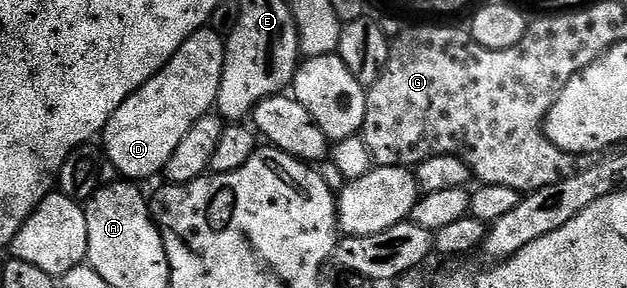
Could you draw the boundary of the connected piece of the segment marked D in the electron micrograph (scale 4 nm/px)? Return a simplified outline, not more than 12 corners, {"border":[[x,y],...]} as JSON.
{"border":[[201,28],[104,126],[117,175],[163,171],[222,84]]}

